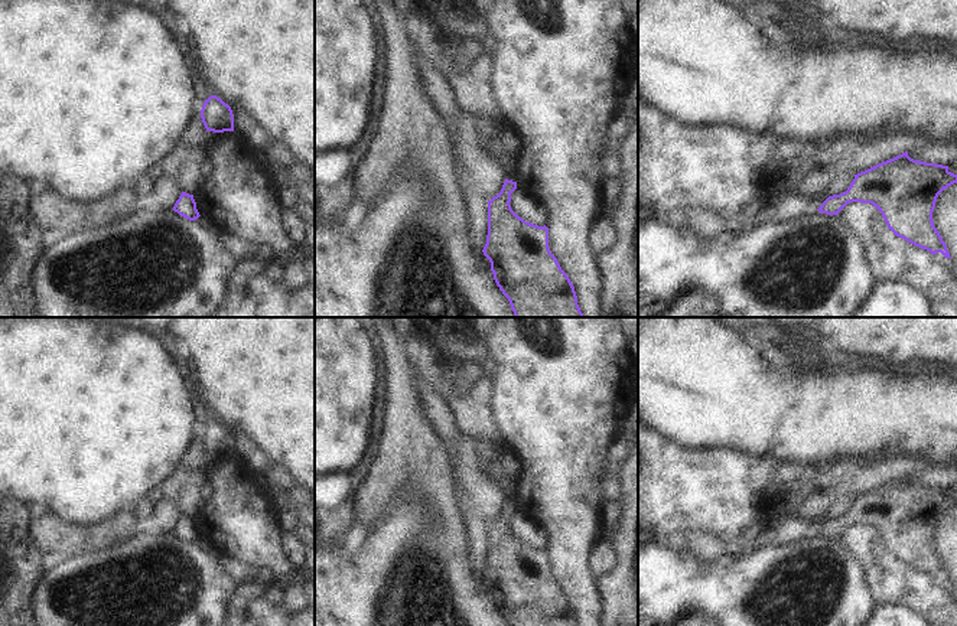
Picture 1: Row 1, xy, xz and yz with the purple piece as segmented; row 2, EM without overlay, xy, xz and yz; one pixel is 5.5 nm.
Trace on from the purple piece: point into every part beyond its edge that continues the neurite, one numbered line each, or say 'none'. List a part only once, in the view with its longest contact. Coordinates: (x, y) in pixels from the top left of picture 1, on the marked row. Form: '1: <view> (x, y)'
none

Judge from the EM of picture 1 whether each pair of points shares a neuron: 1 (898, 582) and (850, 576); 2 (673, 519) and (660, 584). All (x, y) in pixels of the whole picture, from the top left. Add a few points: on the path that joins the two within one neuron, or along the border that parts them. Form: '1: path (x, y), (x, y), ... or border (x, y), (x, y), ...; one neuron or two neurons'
1: border (846, 548), (861, 566), (876, 605); two neurons
2: border (653, 541), (664, 544); two neurons

